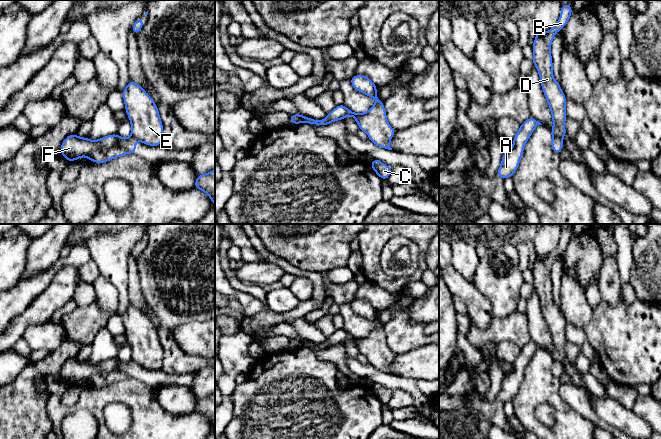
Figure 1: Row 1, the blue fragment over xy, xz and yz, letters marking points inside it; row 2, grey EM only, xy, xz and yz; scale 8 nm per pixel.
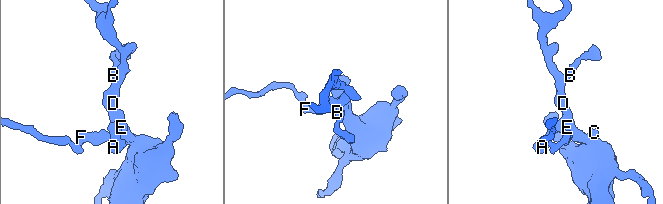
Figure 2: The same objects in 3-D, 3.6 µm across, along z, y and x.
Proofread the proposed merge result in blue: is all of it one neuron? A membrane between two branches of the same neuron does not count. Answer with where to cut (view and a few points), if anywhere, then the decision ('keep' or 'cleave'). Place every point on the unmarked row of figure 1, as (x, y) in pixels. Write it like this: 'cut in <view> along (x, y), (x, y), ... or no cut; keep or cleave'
cut in yz along (552, 360), (557, 360), (561, 363); cleave

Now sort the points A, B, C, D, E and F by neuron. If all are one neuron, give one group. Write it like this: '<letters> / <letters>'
A B C D E / F

